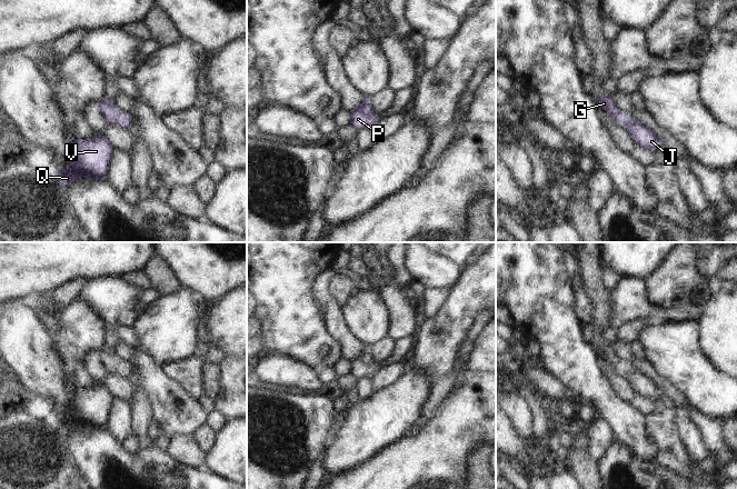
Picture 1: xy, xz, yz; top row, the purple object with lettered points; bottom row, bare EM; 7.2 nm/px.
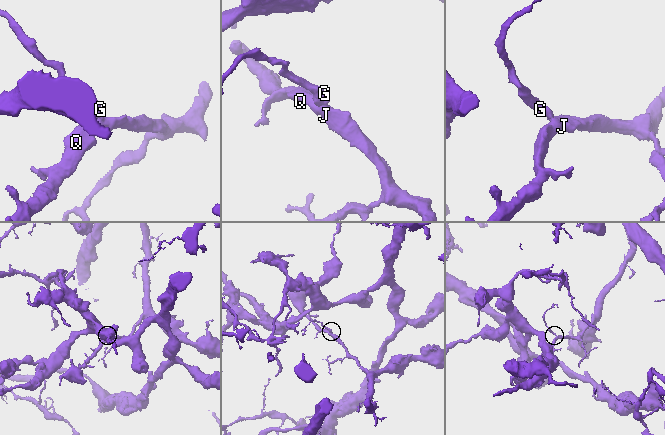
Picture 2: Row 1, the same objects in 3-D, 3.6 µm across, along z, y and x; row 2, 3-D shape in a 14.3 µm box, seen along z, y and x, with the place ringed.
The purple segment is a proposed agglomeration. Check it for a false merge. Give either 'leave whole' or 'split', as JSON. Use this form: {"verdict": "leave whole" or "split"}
{"verdict": "leave whole"}

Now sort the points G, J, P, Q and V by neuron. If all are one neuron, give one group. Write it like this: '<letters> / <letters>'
G J P Q V

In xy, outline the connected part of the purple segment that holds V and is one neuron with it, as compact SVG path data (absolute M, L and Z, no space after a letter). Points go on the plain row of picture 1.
M98 382L89 388L76 388L70 411L59 418L57 431L64 438L78 427L106 429L111 403L114 401L110 390Z

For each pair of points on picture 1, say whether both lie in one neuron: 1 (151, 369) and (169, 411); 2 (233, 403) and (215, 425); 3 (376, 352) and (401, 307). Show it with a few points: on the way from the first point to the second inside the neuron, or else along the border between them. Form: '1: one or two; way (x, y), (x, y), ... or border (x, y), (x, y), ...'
1: one; way (151, 379), (169, 401)
2: two; border (215, 409), (226, 420)
3: two; border (386, 338), (394, 342)

